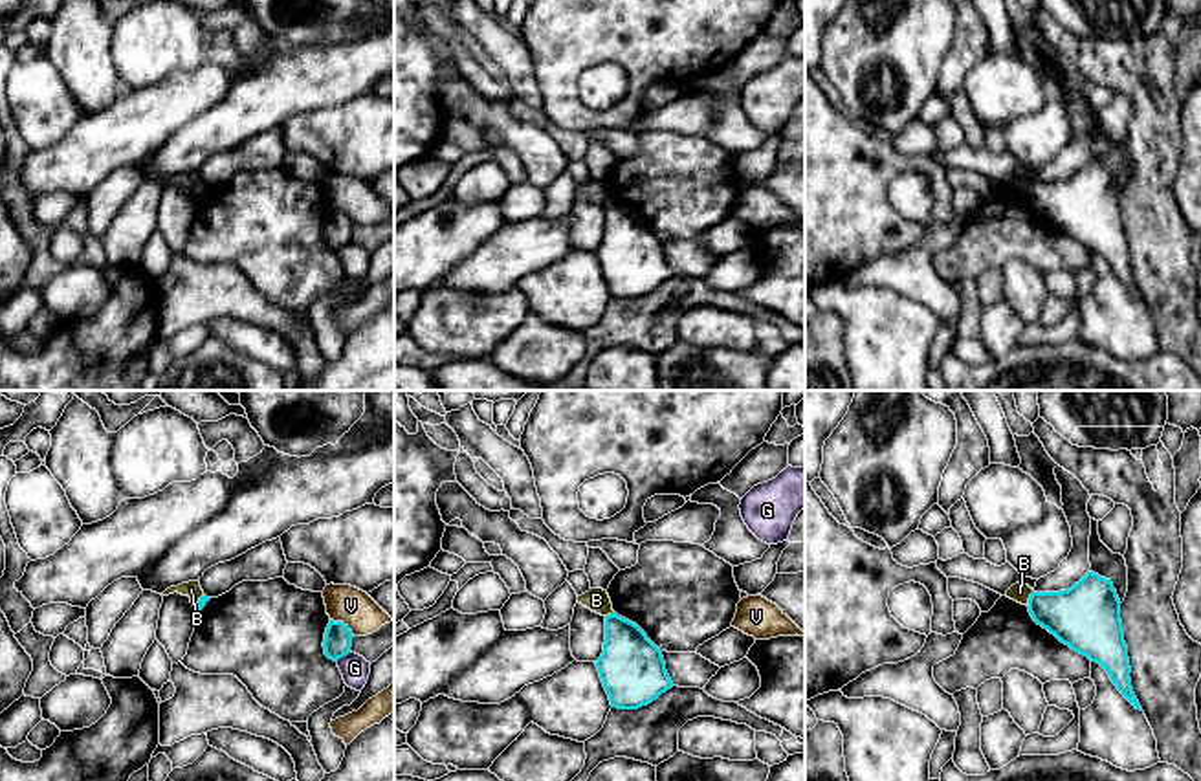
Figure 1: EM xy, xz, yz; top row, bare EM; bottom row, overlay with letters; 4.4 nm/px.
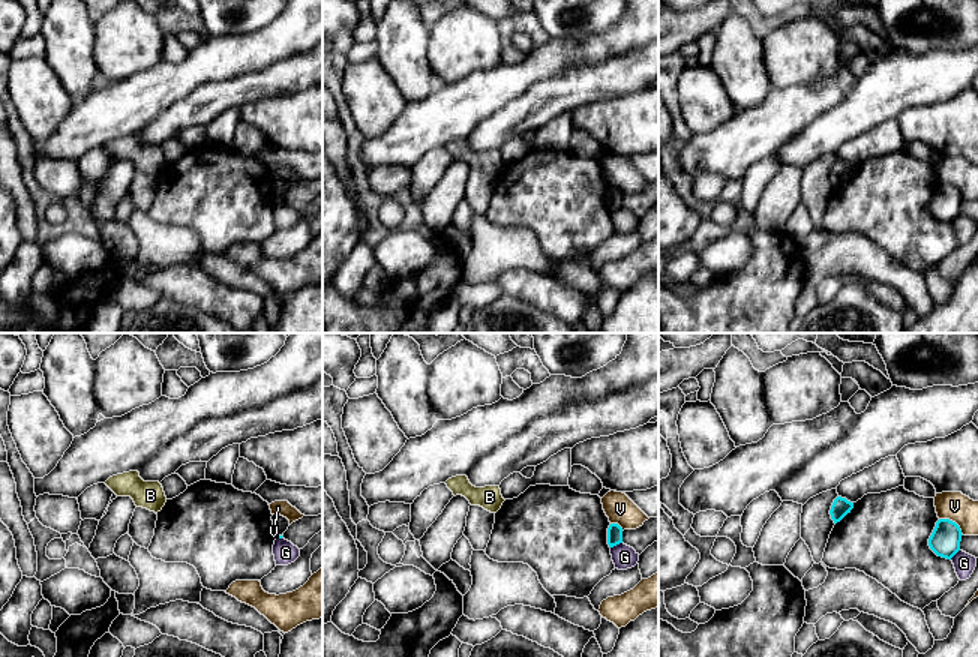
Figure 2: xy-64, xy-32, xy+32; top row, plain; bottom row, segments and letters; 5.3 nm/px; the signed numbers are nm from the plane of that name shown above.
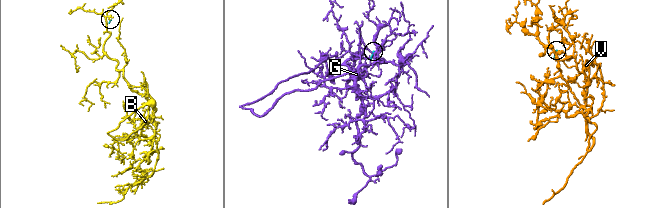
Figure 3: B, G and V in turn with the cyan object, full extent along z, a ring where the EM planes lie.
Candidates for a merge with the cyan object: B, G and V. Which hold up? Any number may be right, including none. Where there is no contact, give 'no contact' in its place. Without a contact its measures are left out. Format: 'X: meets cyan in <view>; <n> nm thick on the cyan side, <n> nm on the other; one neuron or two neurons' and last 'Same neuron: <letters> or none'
B: meets cyan in yz; 280 nm thick on the cyan side, 90 nm on the other; two neurons
G: meets cyan in xy; 130 nm thick on the cyan side, 120 nm on the other; two neurons
V: meets cyan in xy; 130 nm thick on the cyan side, 160 nm on the other; two neurons
Same neuron: none

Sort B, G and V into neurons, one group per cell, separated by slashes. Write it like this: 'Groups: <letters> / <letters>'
Groups: B / G / V

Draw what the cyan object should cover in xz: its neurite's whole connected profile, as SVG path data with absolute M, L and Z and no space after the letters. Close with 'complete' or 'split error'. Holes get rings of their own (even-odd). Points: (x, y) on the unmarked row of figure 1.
M605 205L603 242L596 249L611 295L638 299L673 277L662 240L633 211Z; complete

